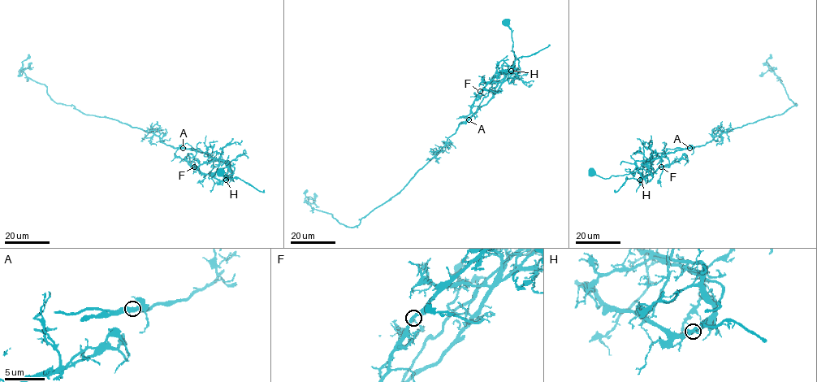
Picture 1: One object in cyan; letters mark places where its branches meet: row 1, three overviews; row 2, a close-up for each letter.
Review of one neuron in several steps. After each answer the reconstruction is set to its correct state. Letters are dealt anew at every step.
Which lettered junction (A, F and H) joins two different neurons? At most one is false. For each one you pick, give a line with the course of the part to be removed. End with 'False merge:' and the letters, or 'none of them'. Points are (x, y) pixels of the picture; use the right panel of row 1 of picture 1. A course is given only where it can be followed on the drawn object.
A: (689, 147), (667, 149), (654, 158), (635, 162), (640, 180), (683, 155), (689, 160), (684, 165)
False merge: A

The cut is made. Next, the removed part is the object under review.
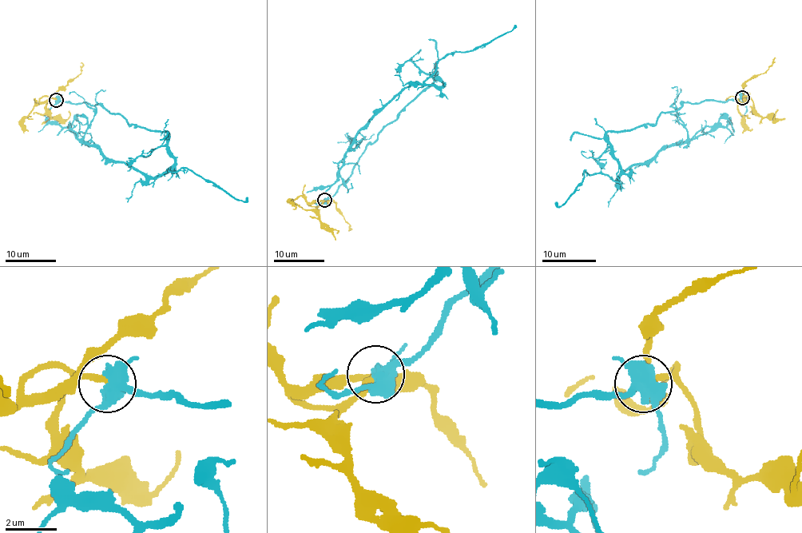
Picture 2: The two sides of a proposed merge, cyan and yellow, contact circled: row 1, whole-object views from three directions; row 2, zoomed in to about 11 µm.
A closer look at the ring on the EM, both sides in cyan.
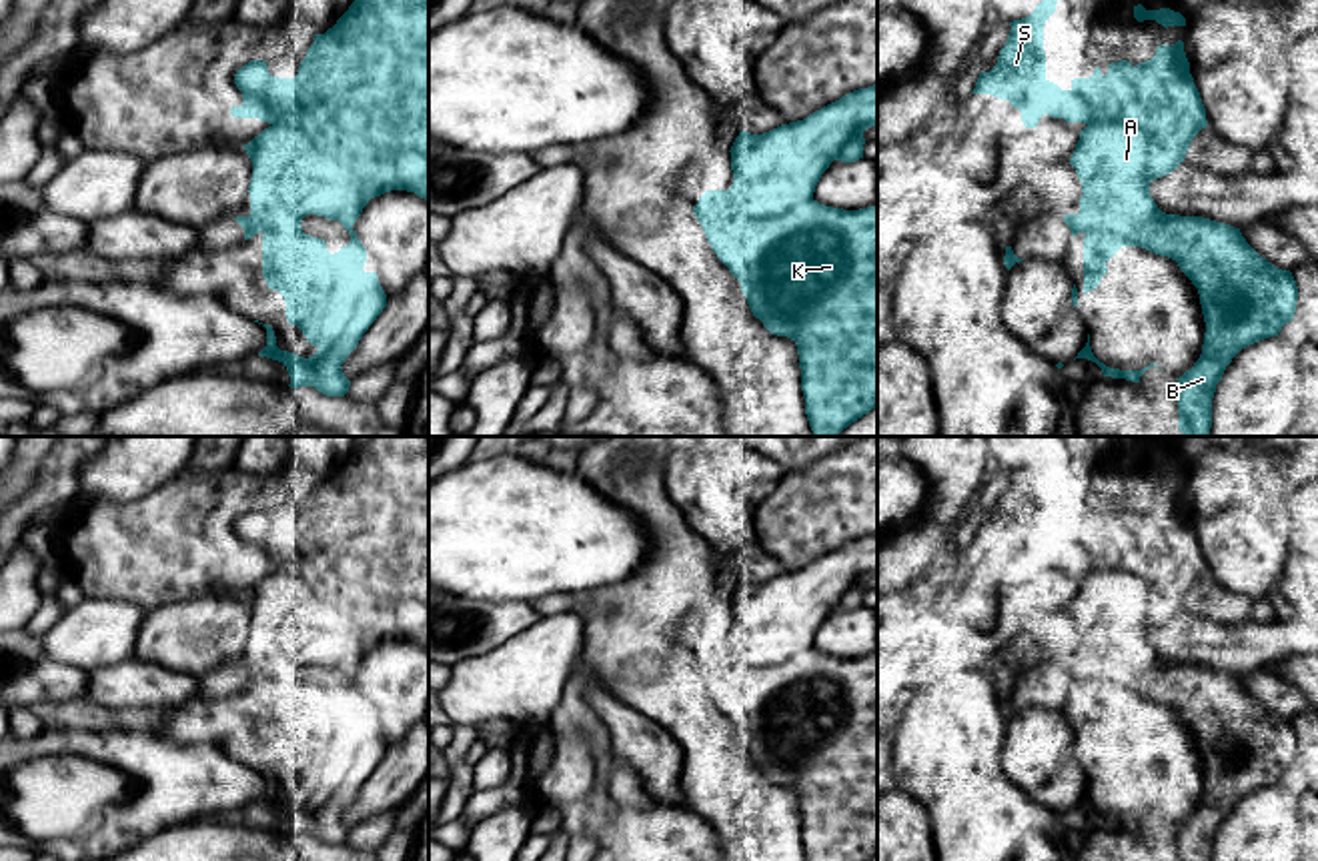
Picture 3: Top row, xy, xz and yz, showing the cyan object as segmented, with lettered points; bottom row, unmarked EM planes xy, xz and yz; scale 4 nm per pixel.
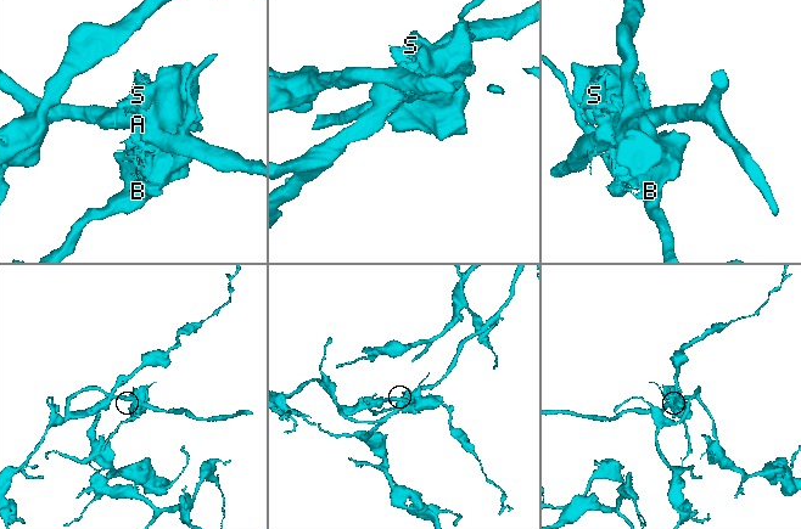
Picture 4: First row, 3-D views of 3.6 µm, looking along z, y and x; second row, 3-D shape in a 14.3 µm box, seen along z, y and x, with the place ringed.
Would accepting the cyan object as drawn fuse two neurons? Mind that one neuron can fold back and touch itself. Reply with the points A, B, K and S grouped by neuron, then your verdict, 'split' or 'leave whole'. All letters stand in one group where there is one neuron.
A B K S; leave whole

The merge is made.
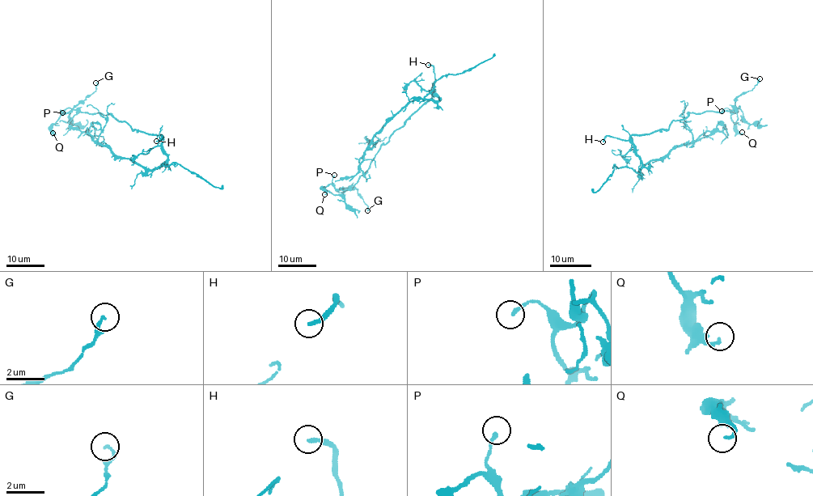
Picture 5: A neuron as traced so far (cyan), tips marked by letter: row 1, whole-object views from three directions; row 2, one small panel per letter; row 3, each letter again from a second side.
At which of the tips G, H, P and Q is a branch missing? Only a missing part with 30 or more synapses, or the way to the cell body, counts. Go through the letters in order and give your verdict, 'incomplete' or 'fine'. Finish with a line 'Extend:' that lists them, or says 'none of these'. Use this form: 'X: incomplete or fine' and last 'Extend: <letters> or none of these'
G: fine
H: incomplete
P: fine
Q: fine
Extend: H

